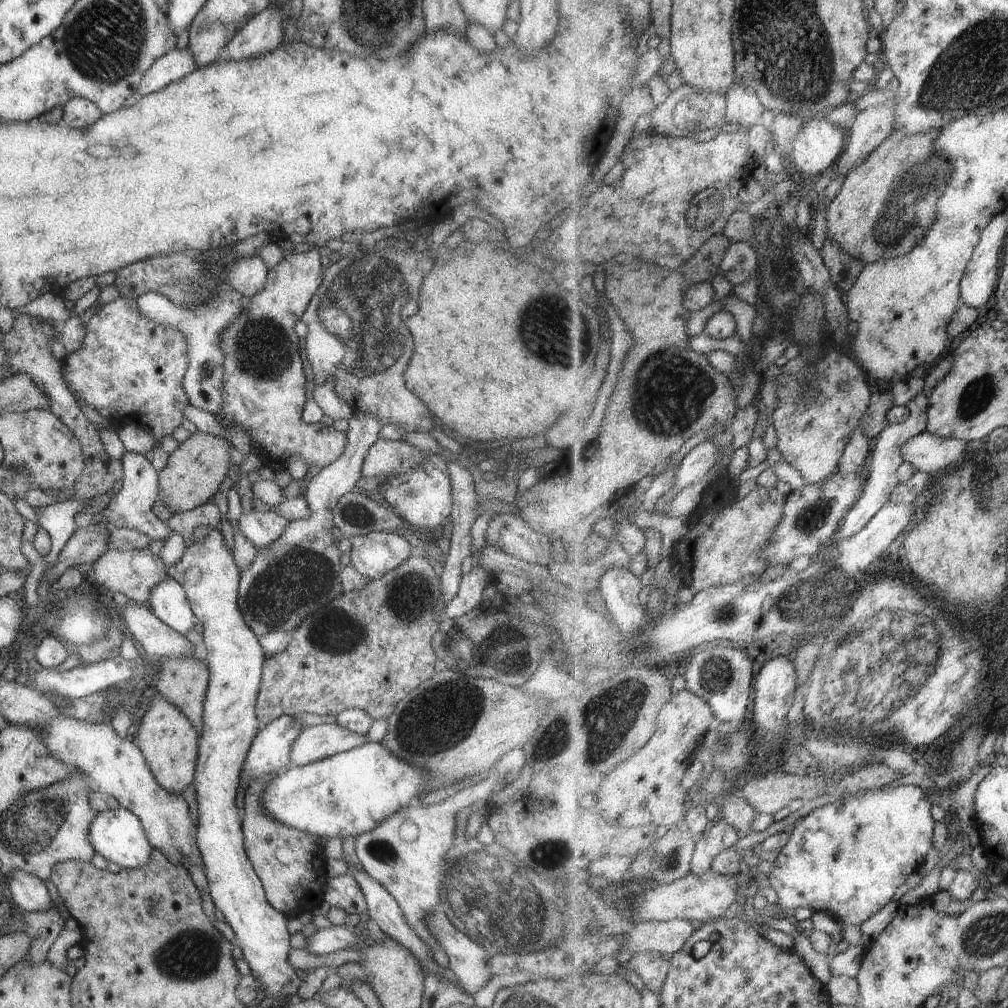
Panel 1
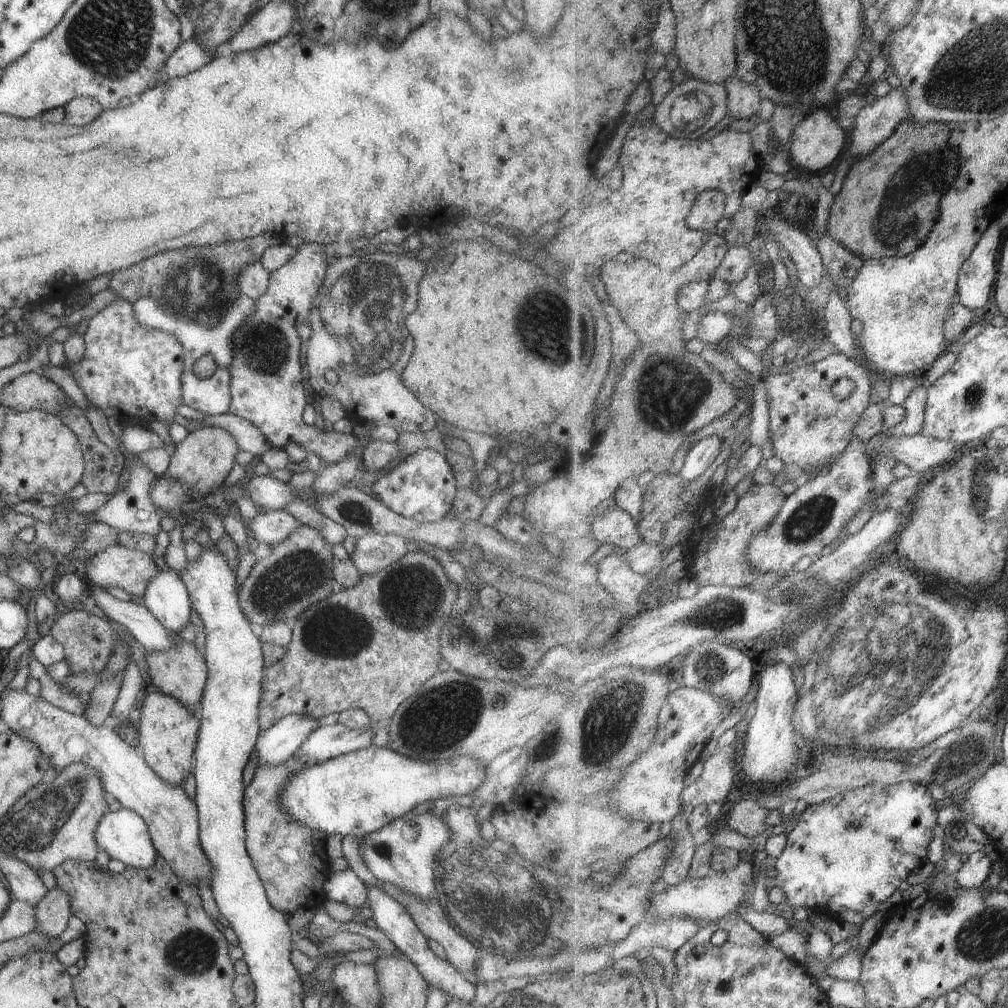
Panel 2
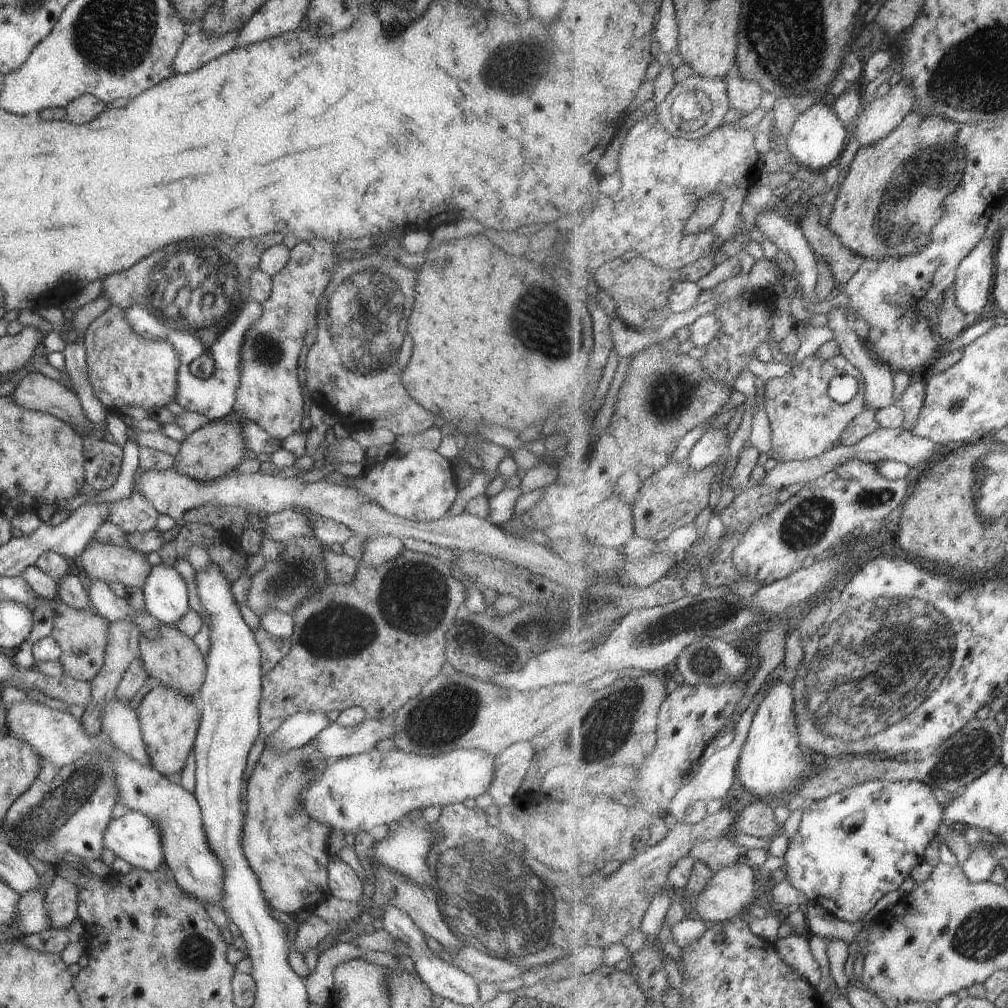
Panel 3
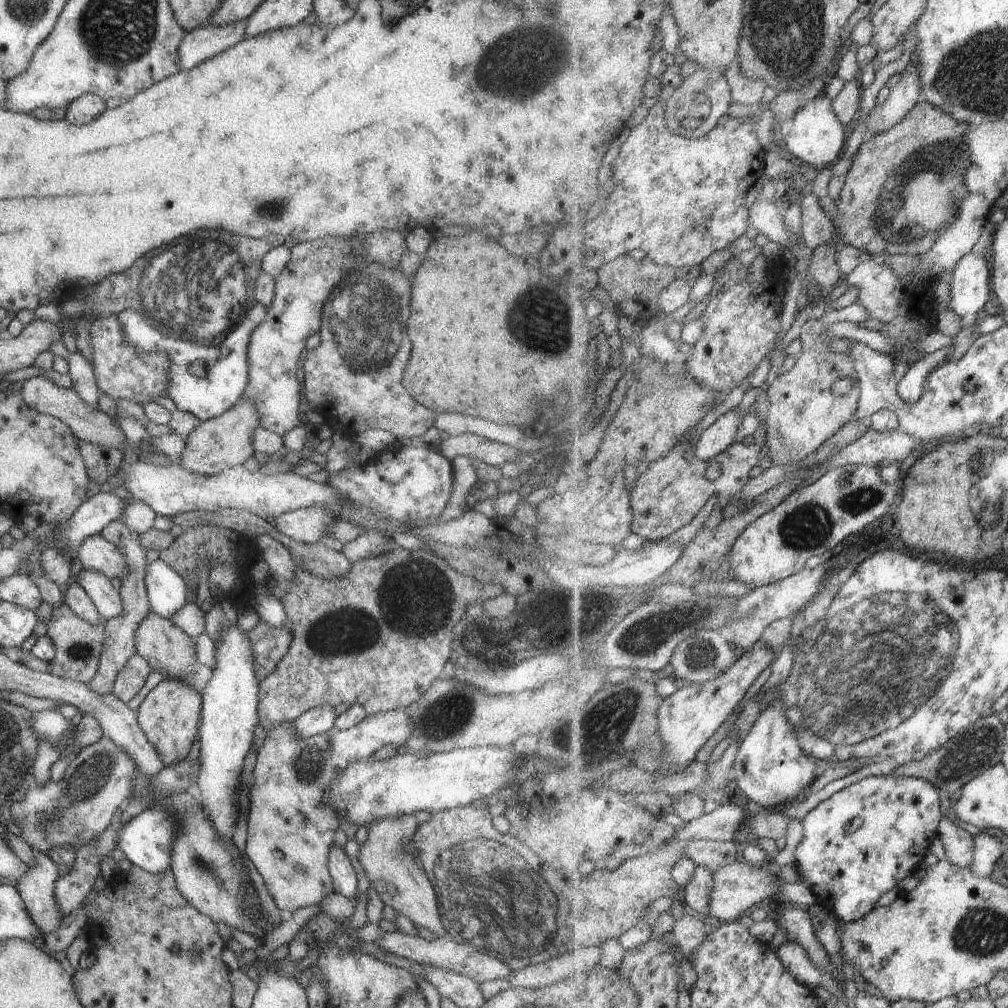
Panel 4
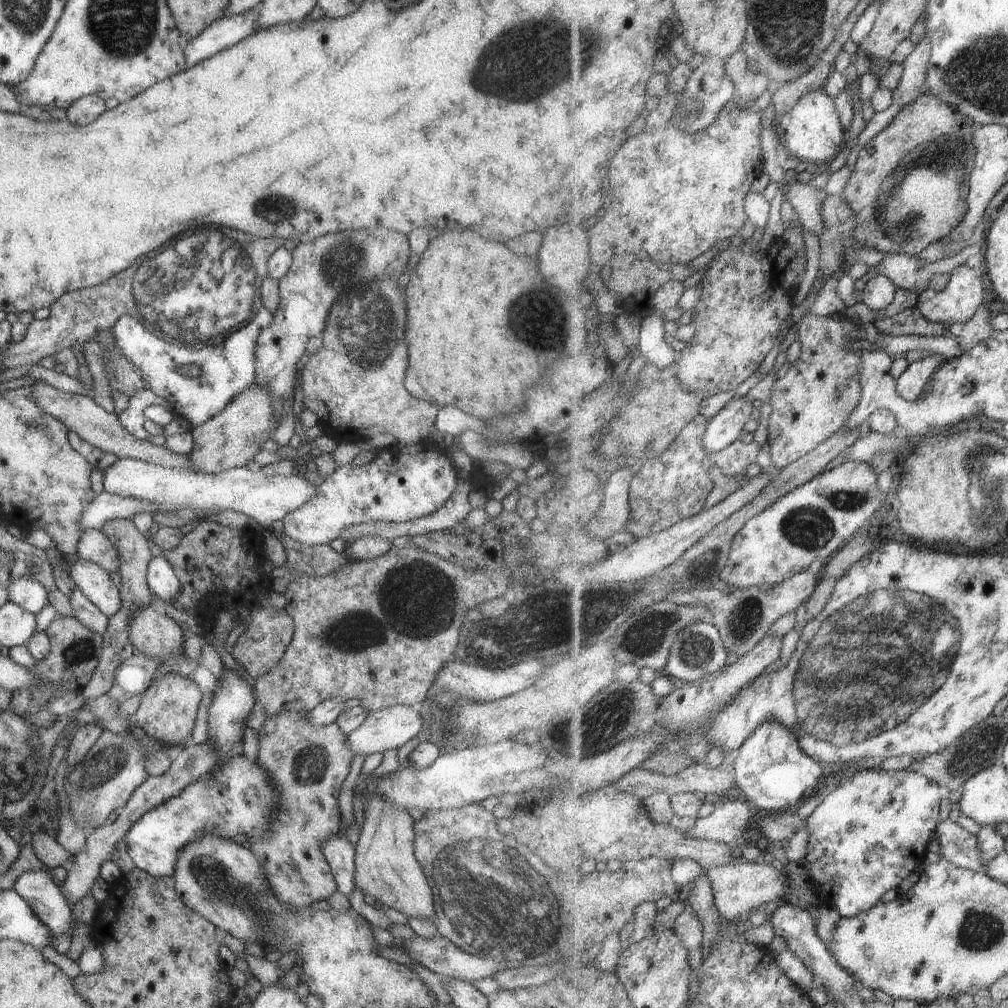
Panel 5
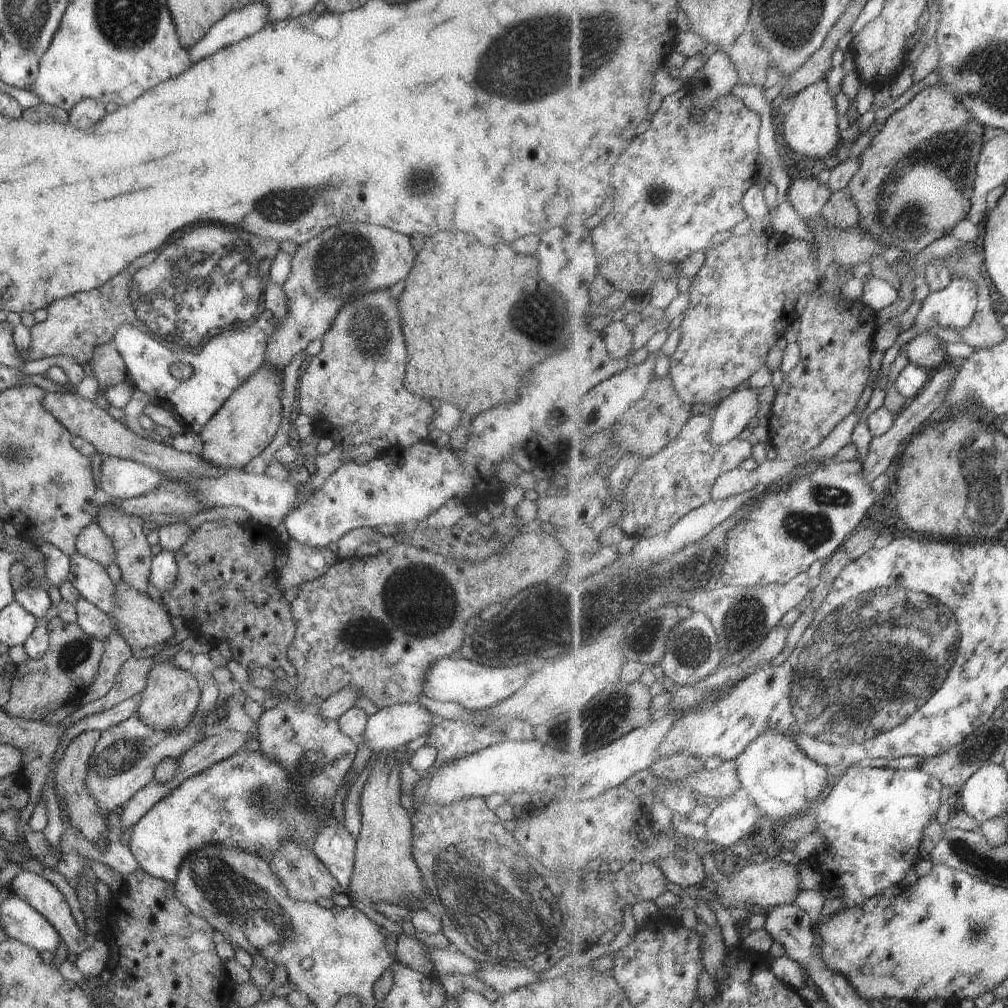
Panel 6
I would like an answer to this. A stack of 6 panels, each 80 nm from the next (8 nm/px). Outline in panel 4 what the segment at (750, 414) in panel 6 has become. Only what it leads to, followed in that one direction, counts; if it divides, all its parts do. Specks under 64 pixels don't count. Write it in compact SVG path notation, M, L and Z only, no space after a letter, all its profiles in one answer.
M732 410L721 415L711 426L699 433L699 440L695 444L697 456L709 462L725 452L735 443L741 419L742 417Z

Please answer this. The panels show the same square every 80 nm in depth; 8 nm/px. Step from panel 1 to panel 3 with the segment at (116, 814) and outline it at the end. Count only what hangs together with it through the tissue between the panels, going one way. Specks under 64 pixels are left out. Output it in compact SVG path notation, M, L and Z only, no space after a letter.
M139 811L112 818L103 831L102 843L131 867L152 872L164 862L159 829Z

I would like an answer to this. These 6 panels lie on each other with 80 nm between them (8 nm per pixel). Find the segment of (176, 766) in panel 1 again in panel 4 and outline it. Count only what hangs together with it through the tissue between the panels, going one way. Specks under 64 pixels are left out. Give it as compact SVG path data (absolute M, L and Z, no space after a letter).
M167 677L153 687L139 704L136 719L147 740L159 753L164 766L186 756L200 722L201 695L191 682Z

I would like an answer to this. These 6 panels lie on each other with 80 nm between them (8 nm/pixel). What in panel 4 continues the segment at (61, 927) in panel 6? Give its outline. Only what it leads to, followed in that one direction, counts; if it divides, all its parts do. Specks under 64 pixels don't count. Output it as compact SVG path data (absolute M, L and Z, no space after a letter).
M32 848L36 860L34 867L28 867L18 878L16 891L19 893L29 918L41 933L58 930L64 917L54 899L54 882L58 877L55 863L36 848Z

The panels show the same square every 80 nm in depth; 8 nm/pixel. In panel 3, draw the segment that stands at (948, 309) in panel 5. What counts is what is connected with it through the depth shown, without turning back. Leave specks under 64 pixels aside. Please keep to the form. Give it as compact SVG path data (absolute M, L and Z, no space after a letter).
M983 239L959 265L952 301L967 314L979 314L991 300L996 276L996 246L996 239Z

